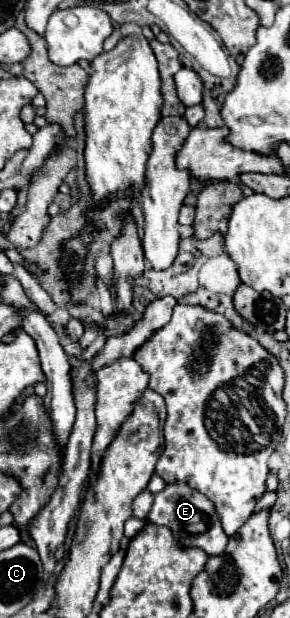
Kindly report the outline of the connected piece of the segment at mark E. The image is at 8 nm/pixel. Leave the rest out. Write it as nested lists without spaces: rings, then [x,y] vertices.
[[[168,484],[162,492],[158,492],[154,496],[154,504],[148,514],[148,520],[154,524],[172,528],[176,540],[182,546],[202,548],[208,556],[222,554],[226,548],[226,542],[228,542],[228,536],[220,524],[220,516],[216,516],[214,504],[204,494],[188,488],[186,484]]]

